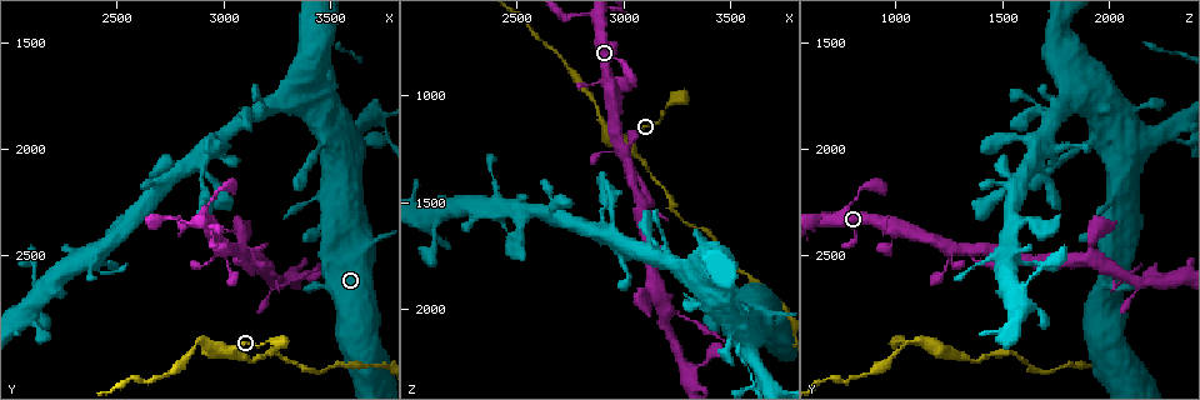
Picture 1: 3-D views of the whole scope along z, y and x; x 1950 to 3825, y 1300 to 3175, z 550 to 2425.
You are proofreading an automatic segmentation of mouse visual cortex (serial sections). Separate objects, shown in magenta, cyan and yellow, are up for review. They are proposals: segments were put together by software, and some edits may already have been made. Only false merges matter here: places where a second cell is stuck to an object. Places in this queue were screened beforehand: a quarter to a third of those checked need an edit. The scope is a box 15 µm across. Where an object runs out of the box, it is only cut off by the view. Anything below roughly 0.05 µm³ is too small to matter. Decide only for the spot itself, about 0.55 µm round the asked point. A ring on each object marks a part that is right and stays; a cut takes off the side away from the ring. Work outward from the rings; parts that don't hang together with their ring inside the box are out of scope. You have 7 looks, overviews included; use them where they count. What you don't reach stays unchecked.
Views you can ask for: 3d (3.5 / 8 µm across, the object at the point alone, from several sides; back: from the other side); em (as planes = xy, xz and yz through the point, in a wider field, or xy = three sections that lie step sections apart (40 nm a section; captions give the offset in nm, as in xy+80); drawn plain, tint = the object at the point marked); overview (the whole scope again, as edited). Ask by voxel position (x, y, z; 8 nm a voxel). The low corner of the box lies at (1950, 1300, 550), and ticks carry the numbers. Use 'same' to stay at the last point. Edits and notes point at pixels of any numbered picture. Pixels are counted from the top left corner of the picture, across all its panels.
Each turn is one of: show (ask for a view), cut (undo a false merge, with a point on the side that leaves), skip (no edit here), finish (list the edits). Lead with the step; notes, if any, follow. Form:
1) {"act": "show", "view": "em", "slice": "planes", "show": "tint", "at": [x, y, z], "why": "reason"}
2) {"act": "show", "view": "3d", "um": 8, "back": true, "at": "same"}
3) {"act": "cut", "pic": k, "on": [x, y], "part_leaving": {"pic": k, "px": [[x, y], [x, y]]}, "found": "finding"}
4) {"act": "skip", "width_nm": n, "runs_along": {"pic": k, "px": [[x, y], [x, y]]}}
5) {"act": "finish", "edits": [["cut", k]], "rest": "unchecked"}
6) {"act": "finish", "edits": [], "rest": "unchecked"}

{"act": "show", "view": "3d", "um": 3.5, "at": [3080, 2490, 1510]}

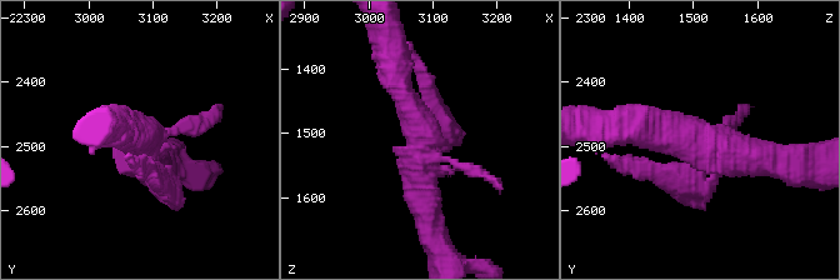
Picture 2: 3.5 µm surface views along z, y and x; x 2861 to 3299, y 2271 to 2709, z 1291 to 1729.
{"act": "show", "view": "em", "slice": "xy", "step": 2, "show": "tint", "at": [3085, 2495, 1500]}

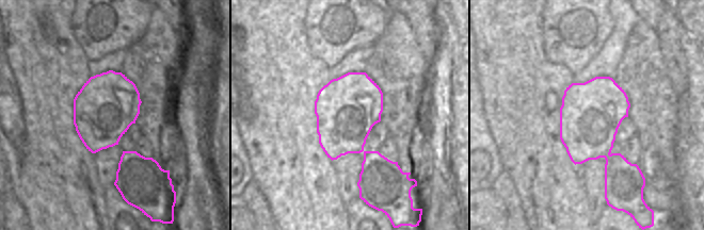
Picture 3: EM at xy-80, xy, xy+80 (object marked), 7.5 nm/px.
{"act": "show", "view": "em", "slice": "xy", "step": 1, "show": "tint", "at": "same"}

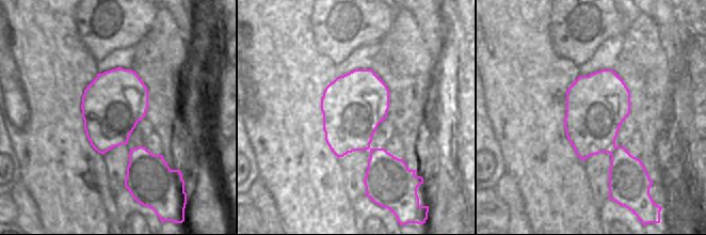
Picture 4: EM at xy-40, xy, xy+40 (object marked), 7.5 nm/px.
{"act": "cut", "pic": 2, "on": [176, 198], "width_nm": 480, "part_leaving": {"pic": 2, "px": [[691, 171], [669, 175], [601, 155]]}, "found": "two cells meet here"}

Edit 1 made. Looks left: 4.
{"act": "show", "view": "overview"}

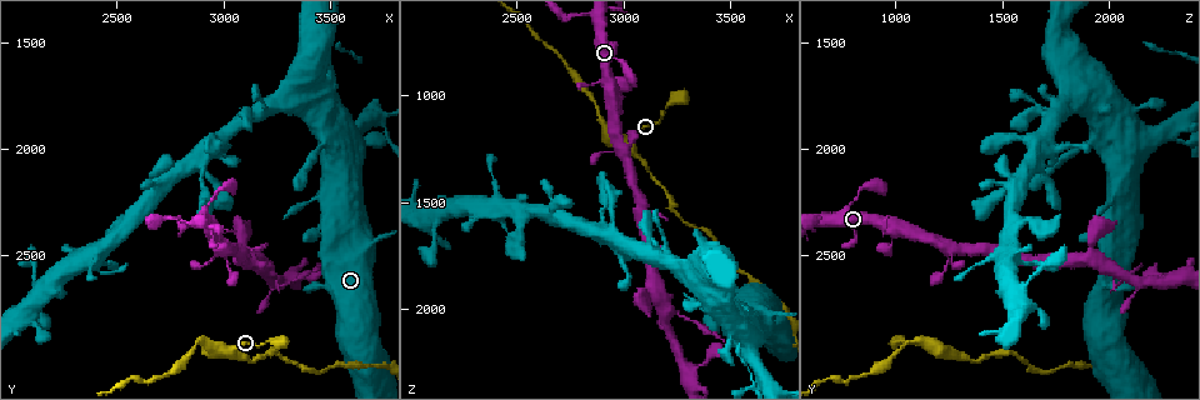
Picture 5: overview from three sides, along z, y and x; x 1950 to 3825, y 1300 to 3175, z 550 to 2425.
{"act": "show", "view": "3d", "um": 3.5, "at": [3630, 1900, 2270], "why": "four-way junction"}

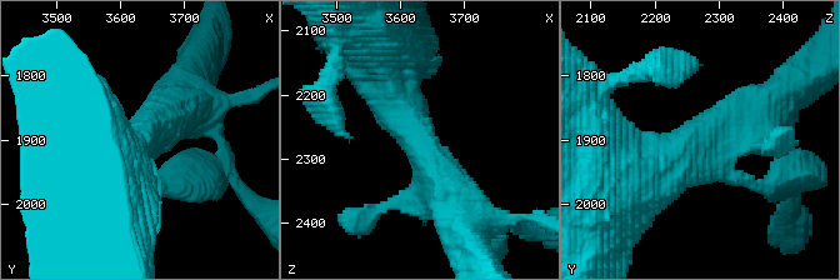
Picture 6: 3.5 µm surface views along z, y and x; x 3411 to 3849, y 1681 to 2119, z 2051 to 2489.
{"act": "show", "view": "em", "slice": "xy", "step": 1, "show": "tint", "at": [3625, 1895, 2275], "arms": 4, "arm_widths_nm": [150, 250, 600, 700], "why": "need the tissue"}

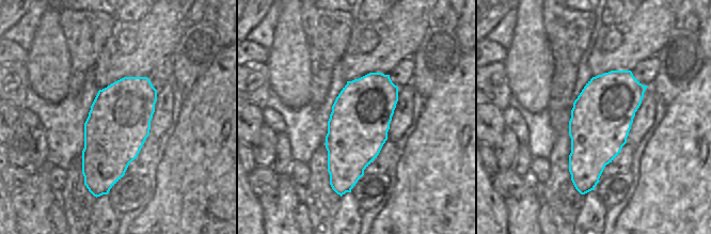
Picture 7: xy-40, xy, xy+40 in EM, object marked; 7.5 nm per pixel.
{"act": "skip", "runs_along": {"pic": 6, "px": [[390, 80], [418, 144], [460, 209]]}, "found": "continuous, no second cell"}

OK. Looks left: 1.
{"act": "finish", "edits": [["cut", 2]], "rest": "unchecked"}

